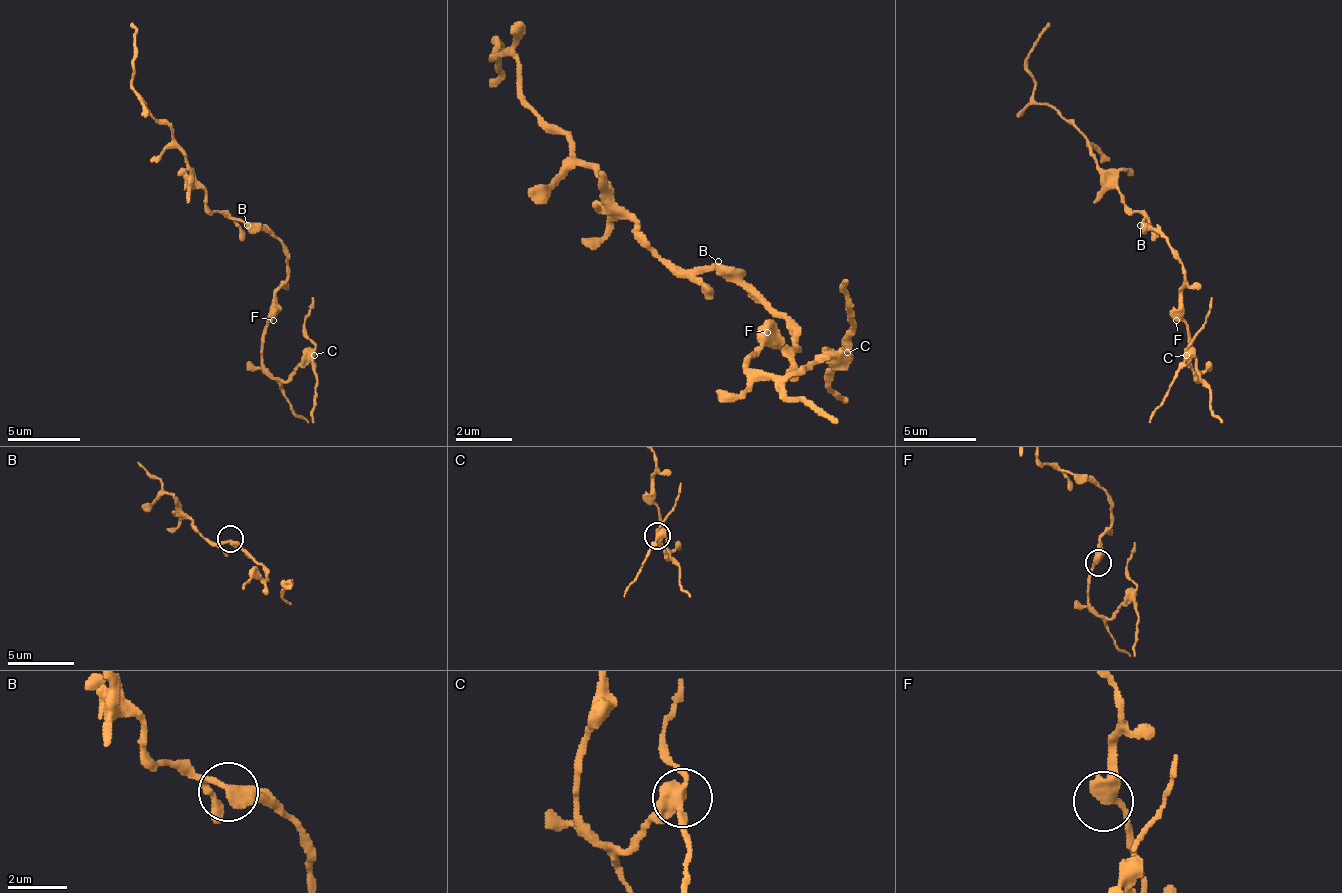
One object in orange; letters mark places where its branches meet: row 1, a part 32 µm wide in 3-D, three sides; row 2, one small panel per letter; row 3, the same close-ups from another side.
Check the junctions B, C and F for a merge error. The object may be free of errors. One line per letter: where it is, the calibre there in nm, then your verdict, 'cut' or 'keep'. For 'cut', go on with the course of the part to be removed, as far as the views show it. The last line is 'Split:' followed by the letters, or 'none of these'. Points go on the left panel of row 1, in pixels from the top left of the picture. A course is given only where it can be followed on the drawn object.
B: (247, 225) | 360 nm | keep
C: (314, 355) | 380 nm | cut | (313, 356), (313, 422)
F: (273, 320) | 440 nm | keep
Split: C

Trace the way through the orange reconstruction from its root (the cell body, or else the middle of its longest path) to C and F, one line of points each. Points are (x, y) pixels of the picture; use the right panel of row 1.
C: (1147, 225), (1172, 247), (1172, 254), (1183, 265), (1183, 320), (1198, 378), (1190, 371), (1187, 356)
F: (1147, 225), (1172, 247), (1172, 254), (1183, 265), (1183, 291), (1180, 294), (1180, 316), (1176, 320)

